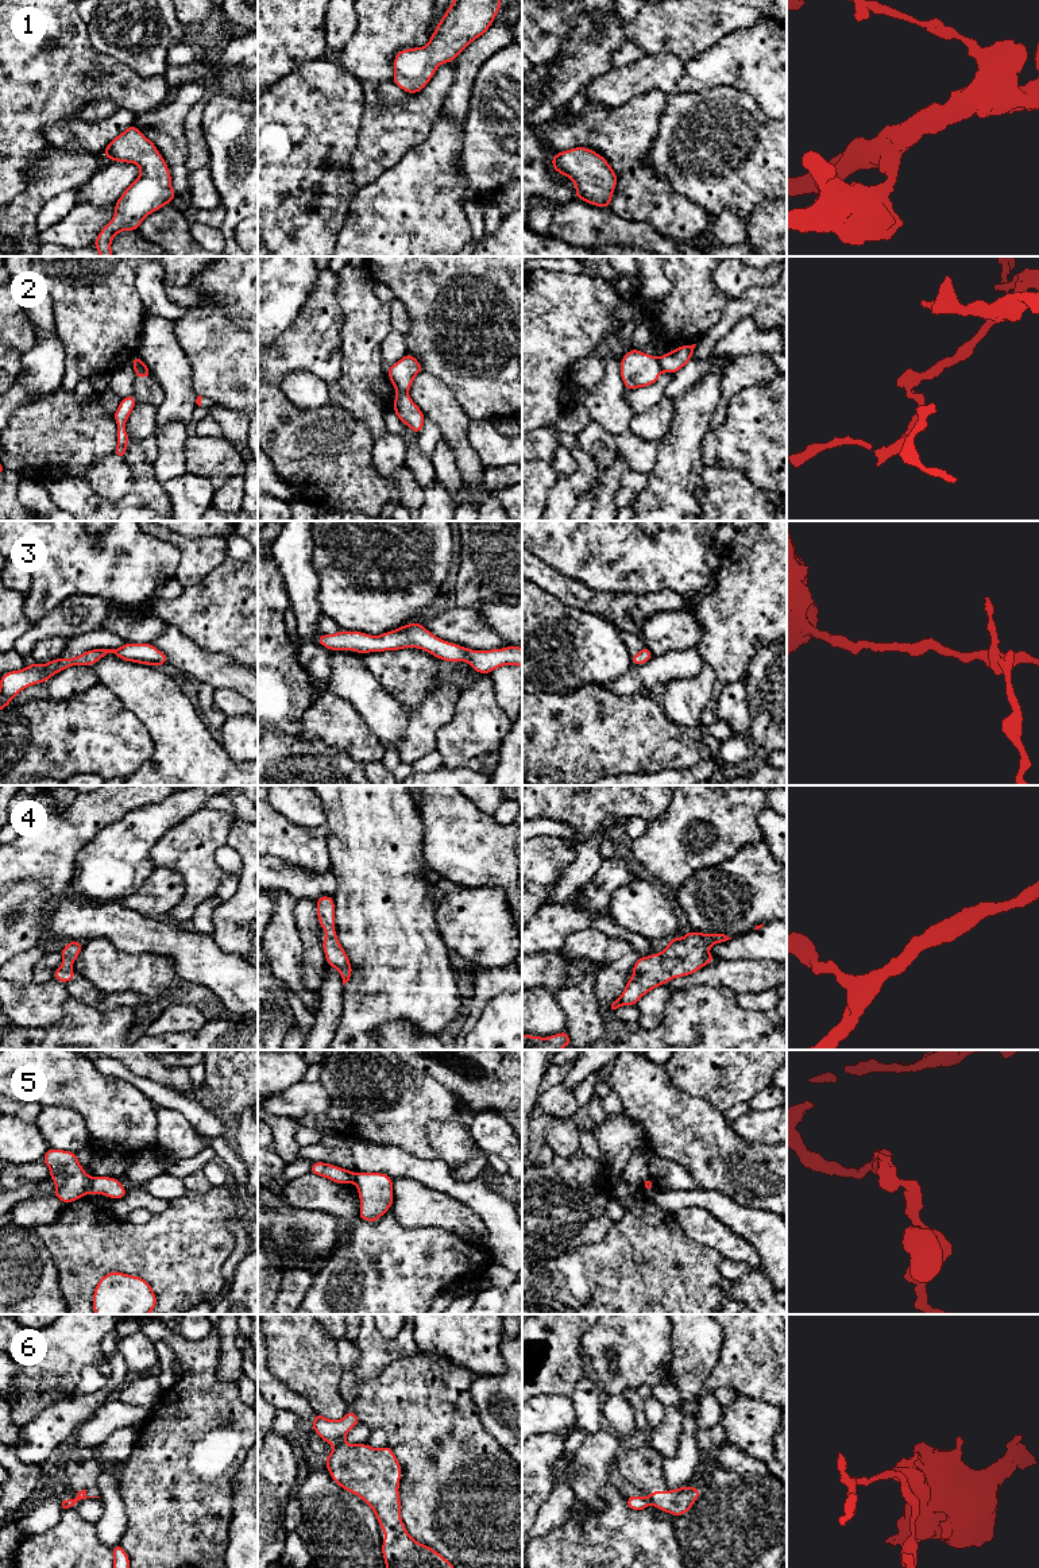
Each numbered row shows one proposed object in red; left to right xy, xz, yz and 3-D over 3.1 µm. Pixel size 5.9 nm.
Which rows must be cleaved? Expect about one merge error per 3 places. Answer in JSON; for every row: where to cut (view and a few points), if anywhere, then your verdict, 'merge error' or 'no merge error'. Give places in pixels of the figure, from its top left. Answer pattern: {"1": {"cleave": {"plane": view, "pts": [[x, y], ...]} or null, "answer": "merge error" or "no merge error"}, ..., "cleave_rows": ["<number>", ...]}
{"1": {"cleave": null, "answer": "no merge error"}, "2": {"cleave": {"plane": "yz", "pts": [[657, 359], [663, 370]]}, "answer": "merge error"}, "3": {"cleave": null, "answer": "no merge error"}, "4": {"cleave": null, "answer": "no merge error"}, "5": {"cleave": {"plane": "xy", "pts": [[91, 1177], [88, 1192]]}, "answer": "merge error"}, "6": {"cleave": {"plane": "xz", "pts": [[343, 1439], [333, 1443]]}, "answer": "merge error"}, "cleave_rows": ["2", "5", "6"]}

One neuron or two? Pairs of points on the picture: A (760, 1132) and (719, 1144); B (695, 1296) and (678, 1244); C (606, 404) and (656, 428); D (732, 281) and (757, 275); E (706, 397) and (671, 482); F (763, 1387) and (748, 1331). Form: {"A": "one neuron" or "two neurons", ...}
{"A": "two neurons", "B": "one neuron", "C": "two neurons", "D": "one neuron", "E": "one neuron", "F": "one neuron"}

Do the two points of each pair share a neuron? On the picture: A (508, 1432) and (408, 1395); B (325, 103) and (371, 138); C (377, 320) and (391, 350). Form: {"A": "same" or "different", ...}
{"A": "different", "B": "different", "C": "different"}

